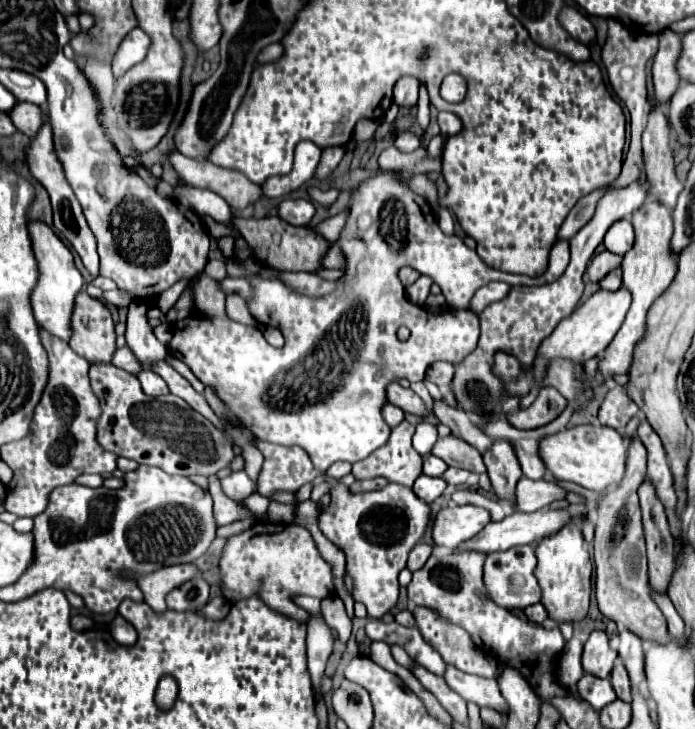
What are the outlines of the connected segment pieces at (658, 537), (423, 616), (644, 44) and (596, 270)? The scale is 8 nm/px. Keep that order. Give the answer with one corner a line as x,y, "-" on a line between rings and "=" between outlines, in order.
644,480
638,488
642,524
648,548
648,574
654,590
666,592
670,576
674,572
674,536
670,532
670,522
666,508
656,494
652,480
=
422,606
414,608
414,618
424,640
438,648
446,664
452,664
468,674
476,674
482,678
496,676
496,660
480,652
462,628
448,624
446,620
436,616
436,612
=
613,18
608,19
608,40
602,47
601,60
604,62
605,70
608,72
608,80
614,88
614,92
630,110
631,124
628,156
626,156
626,162
622,166
622,174
612,182
612,184
616,184
616,188
632,184
644,172
641,139
645,128
646,100
648,100
648,92
646,92
646,84
644,84
646,82
644,68
646,68
646,62
656,54
656,48
658,48
658,36
656,34
630,38
629,30
621,22
=
604,250
602,254
596,254
592,258
592,262
588,264
586,280
588,282
600,282
606,276
606,272
610,272
616,266
620,266
620,262
622,262
622,258
612,254
612,252
608,252
608,250

